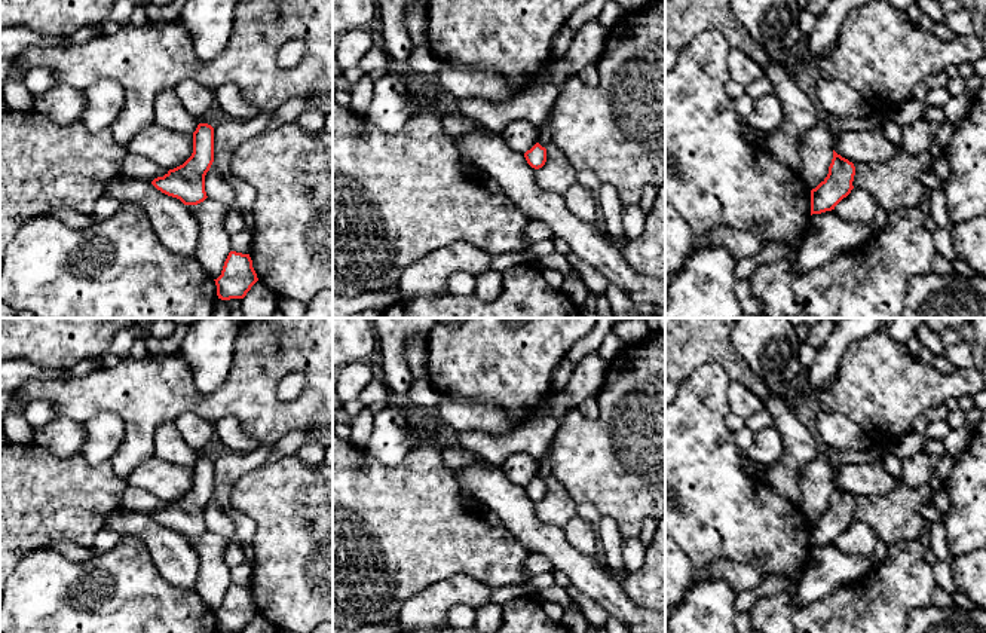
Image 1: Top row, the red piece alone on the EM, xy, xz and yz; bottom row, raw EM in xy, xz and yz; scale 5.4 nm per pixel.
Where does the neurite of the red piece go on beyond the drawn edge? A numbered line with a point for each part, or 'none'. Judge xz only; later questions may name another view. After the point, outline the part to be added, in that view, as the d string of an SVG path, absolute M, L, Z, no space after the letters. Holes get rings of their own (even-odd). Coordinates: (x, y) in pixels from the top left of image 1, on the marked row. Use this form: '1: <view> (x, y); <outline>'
none

